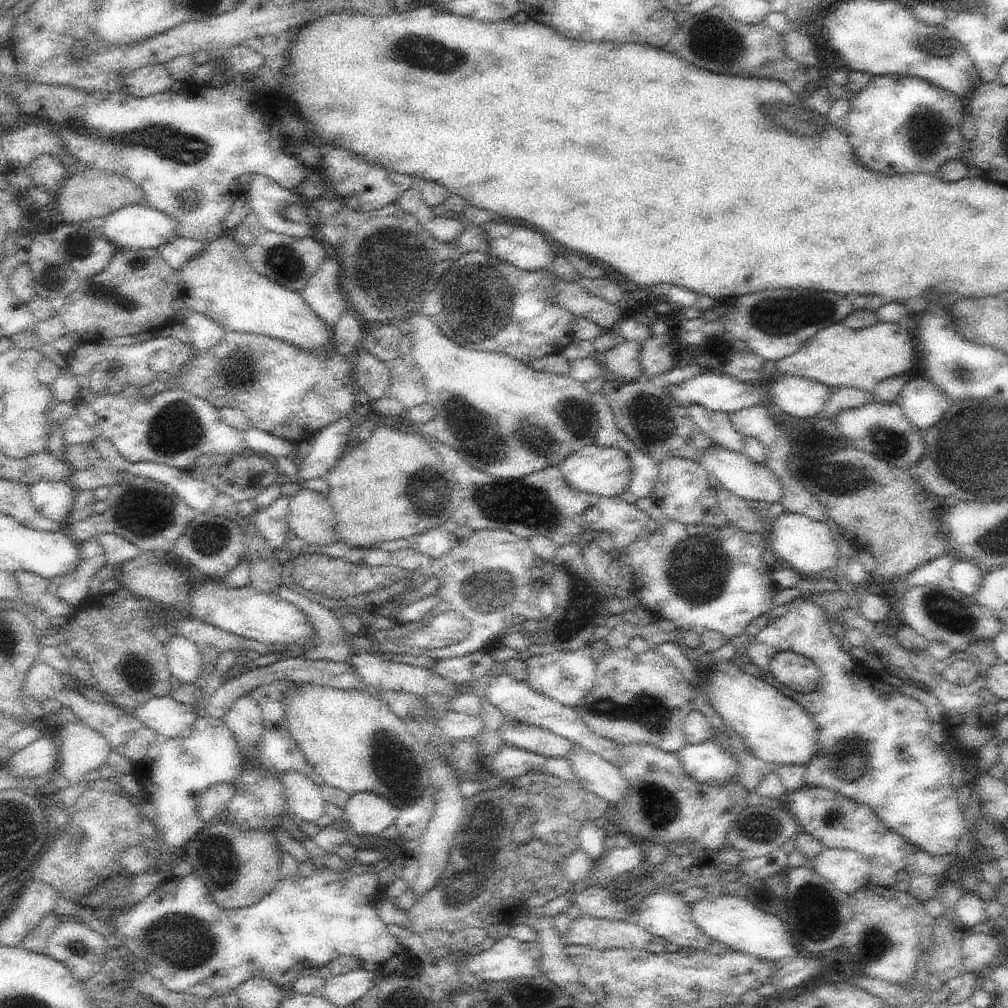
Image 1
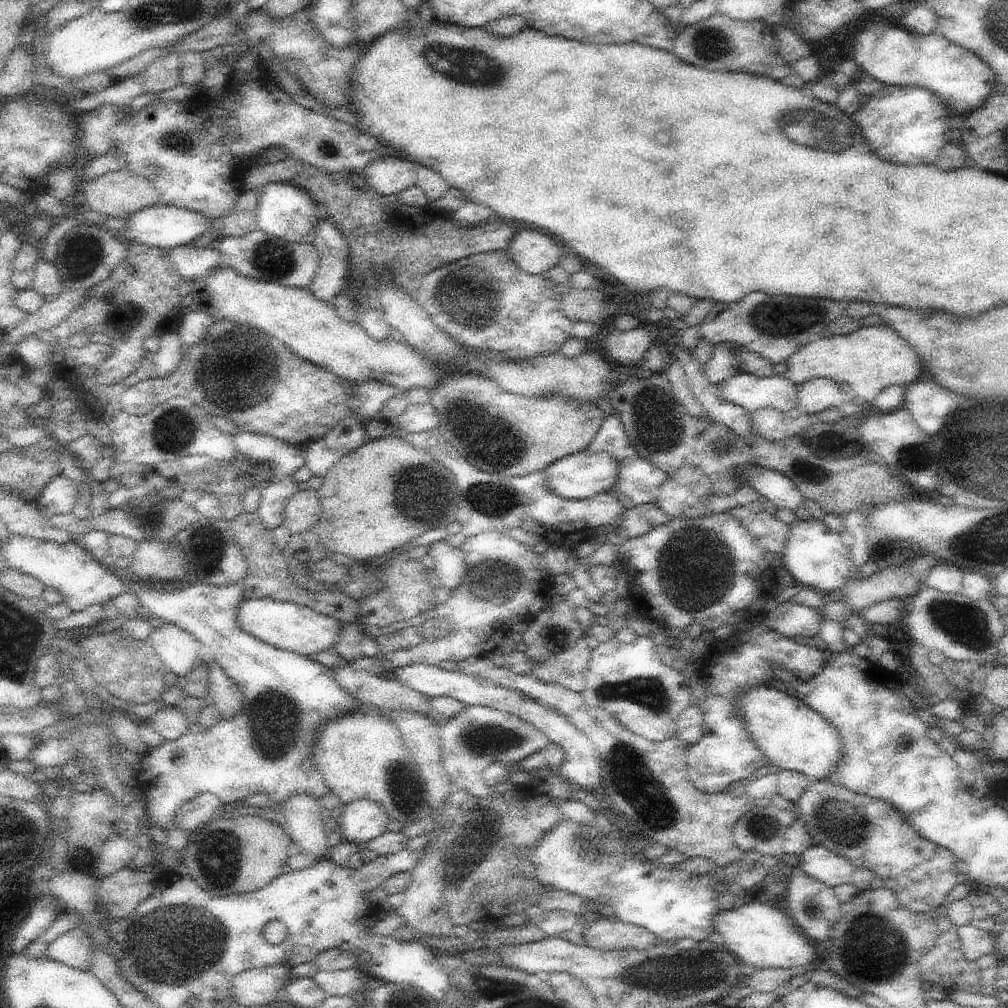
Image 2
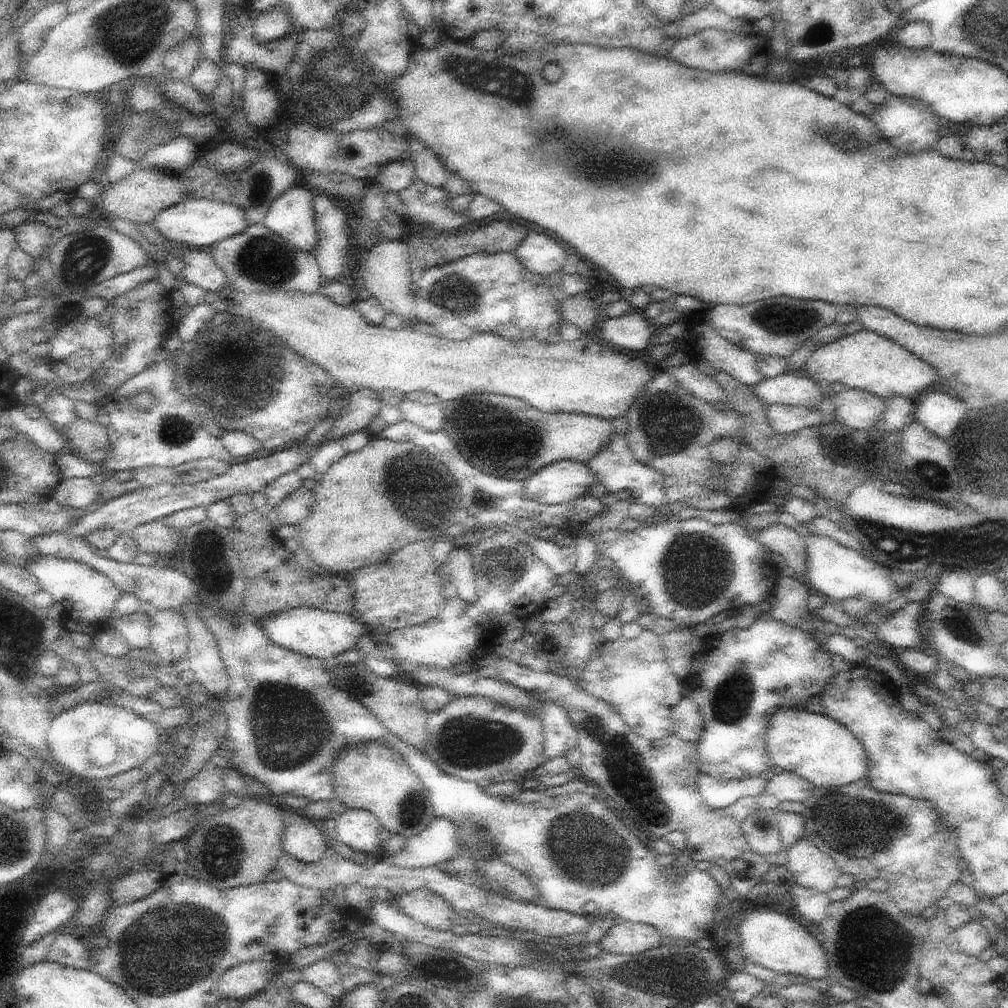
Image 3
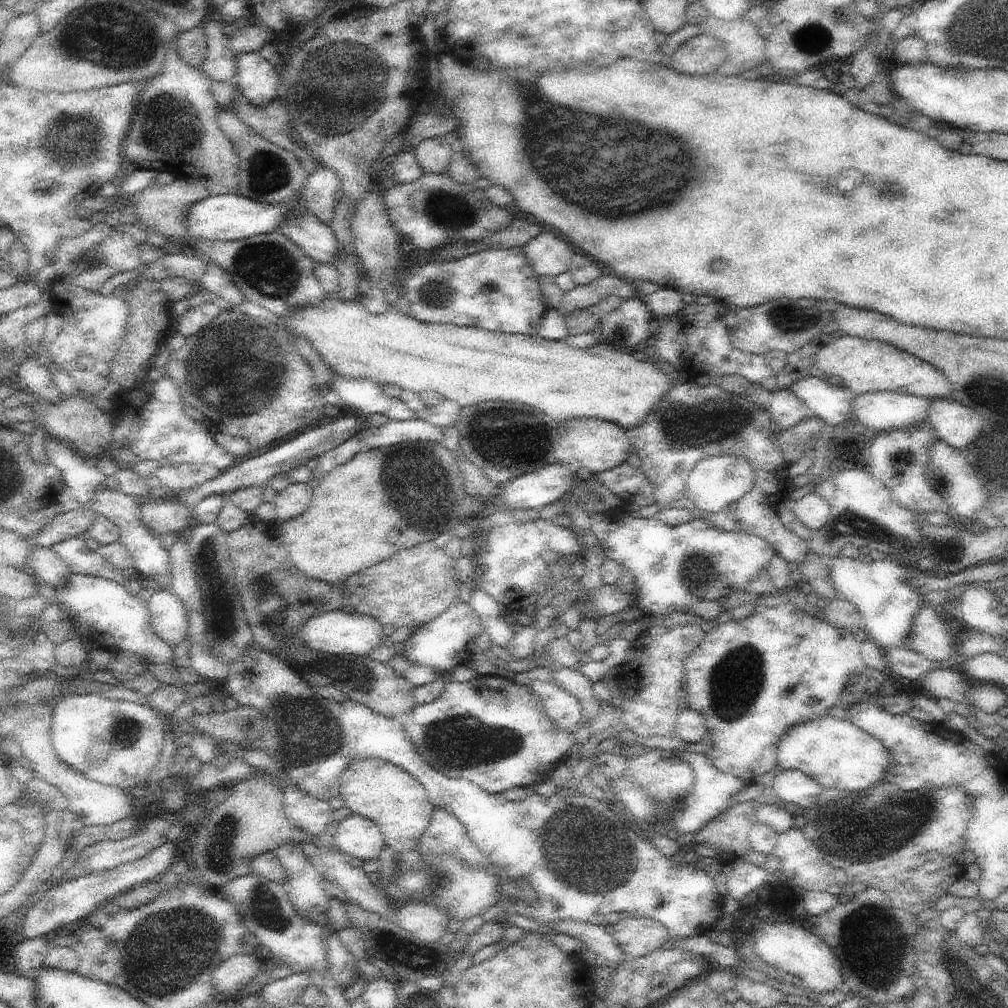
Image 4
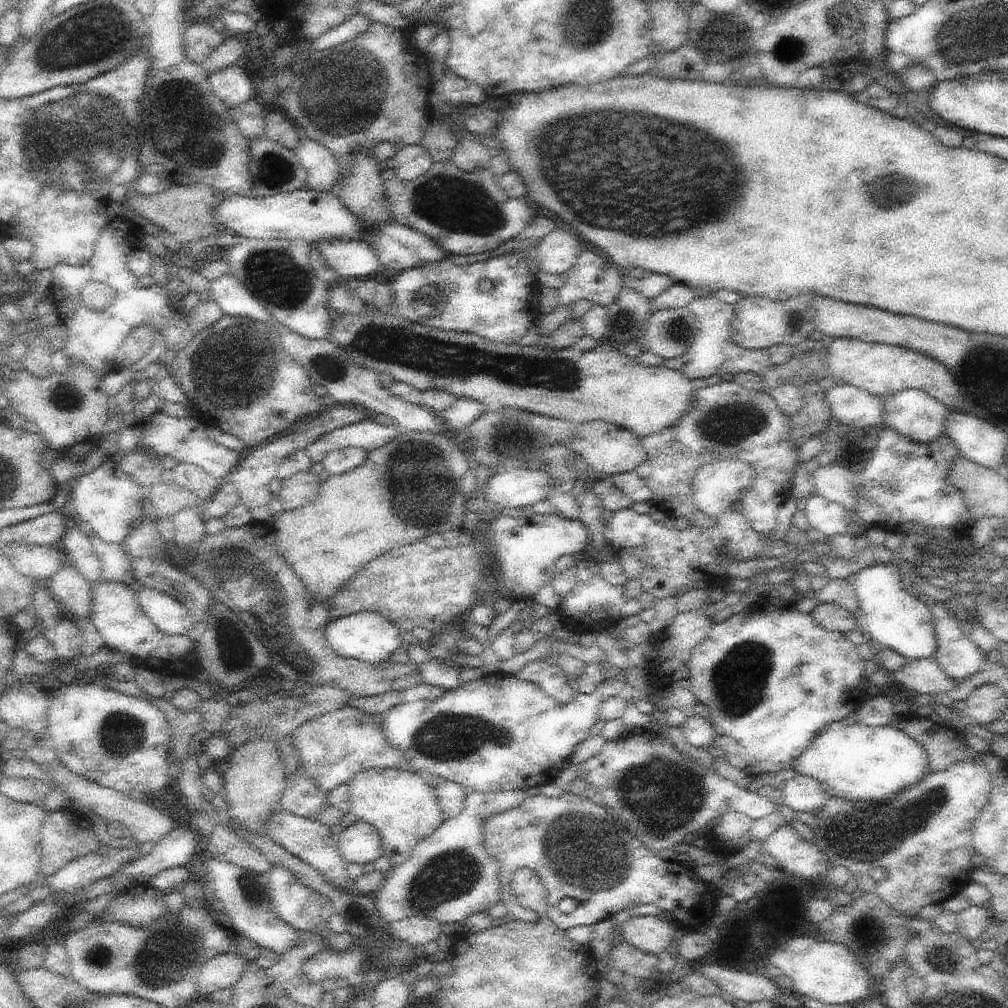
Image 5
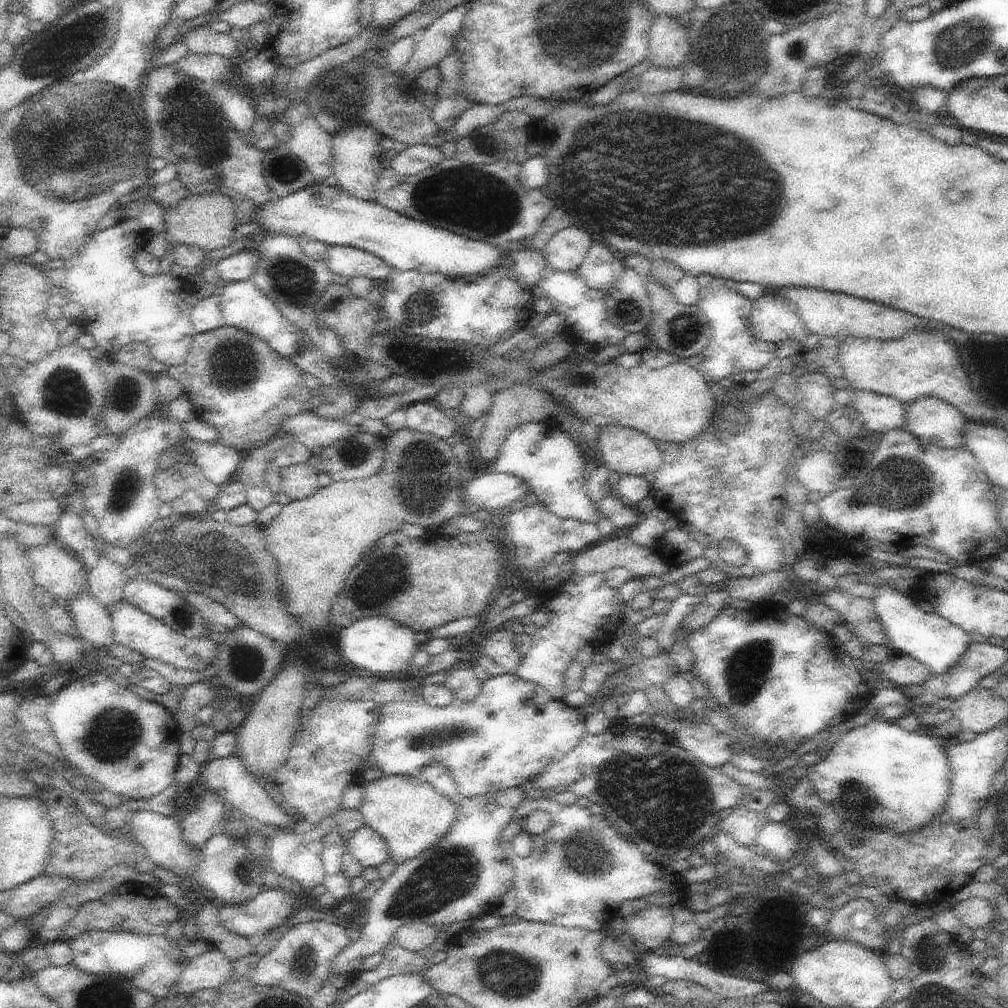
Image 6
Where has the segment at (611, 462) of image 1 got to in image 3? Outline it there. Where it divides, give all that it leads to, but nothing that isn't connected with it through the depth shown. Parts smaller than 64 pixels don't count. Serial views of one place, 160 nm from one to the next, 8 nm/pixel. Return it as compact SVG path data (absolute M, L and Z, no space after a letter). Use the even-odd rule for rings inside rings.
M562 460L532 474L524 484L524 496L548 505L570 503L591 495L598 476L584 462Z

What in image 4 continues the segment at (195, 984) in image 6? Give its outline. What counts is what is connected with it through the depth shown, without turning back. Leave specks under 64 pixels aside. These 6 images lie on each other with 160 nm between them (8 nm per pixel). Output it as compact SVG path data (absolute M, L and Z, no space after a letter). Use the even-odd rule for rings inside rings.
M250 954L232 956L212 972L212 986L227 998L239 995L240 990L260 974L263 966L256 956Z

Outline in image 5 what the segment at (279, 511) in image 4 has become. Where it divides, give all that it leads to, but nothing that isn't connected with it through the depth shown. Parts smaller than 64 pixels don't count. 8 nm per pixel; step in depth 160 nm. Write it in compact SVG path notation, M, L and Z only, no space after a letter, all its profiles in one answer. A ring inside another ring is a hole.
M294 472L282 481L282 490L276 496L282 504L283 510L295 510L310 504L316 499L321 489L319 476L308 472Z

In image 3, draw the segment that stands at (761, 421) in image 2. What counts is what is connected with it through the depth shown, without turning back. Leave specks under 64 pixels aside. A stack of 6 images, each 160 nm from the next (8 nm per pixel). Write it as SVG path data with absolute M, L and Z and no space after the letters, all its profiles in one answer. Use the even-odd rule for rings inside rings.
M770 404L763 411L770 426L779 434L789 434L804 428L819 428L822 412L819 408L808 408L803 405Z

